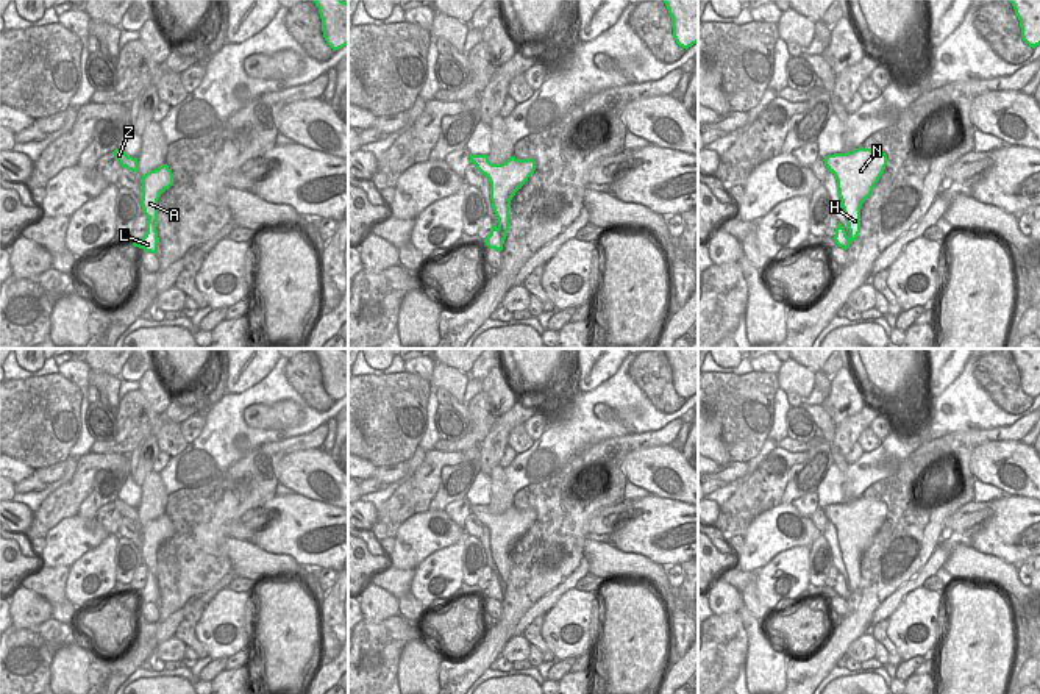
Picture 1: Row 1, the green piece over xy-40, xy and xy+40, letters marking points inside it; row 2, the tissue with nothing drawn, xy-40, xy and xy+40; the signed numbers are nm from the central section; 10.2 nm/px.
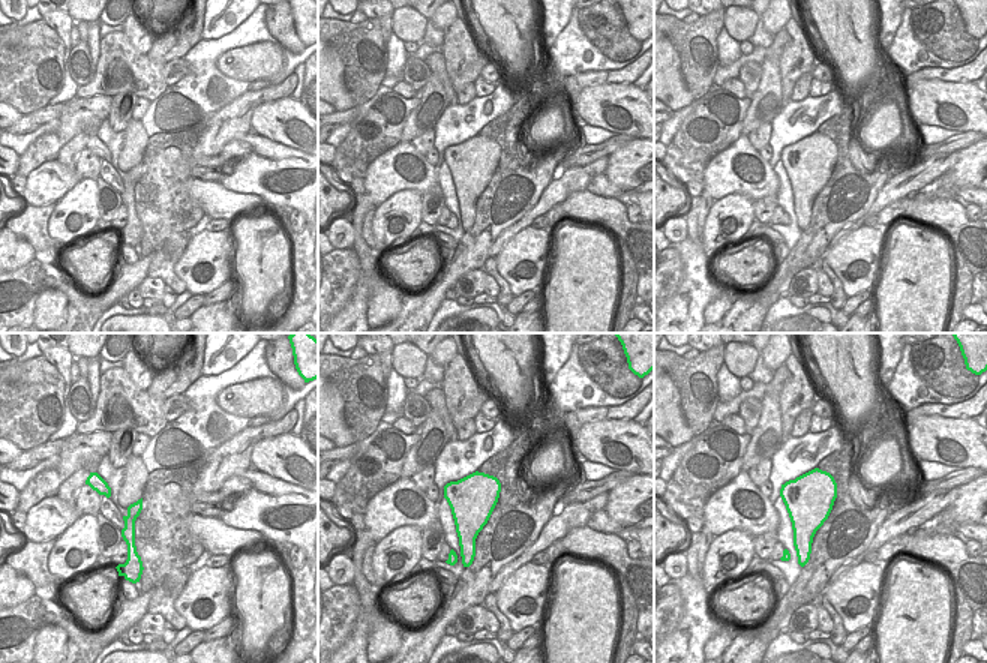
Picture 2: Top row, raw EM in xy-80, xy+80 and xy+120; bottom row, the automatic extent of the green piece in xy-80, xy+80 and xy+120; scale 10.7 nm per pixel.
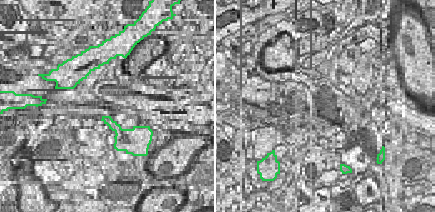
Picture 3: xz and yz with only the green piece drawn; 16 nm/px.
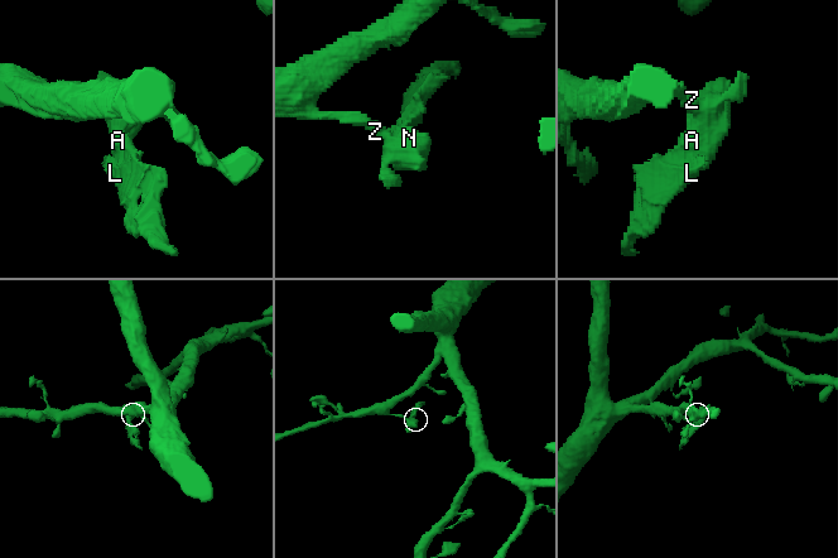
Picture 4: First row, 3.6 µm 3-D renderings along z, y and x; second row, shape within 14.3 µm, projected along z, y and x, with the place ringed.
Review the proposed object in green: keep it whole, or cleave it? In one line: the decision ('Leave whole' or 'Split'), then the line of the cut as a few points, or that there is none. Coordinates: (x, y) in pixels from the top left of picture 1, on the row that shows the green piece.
Split. Split along xy-40 (130, 157), (124, 166)

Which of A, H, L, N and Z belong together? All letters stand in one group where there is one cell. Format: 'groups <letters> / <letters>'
groups A H L N / Z

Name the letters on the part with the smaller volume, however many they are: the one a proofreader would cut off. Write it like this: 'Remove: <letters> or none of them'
Remove: A, H, L, N

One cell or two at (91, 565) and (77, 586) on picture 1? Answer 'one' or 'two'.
one

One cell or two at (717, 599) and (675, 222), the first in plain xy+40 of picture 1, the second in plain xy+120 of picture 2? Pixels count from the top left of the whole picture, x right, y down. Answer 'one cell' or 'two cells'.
one cell

